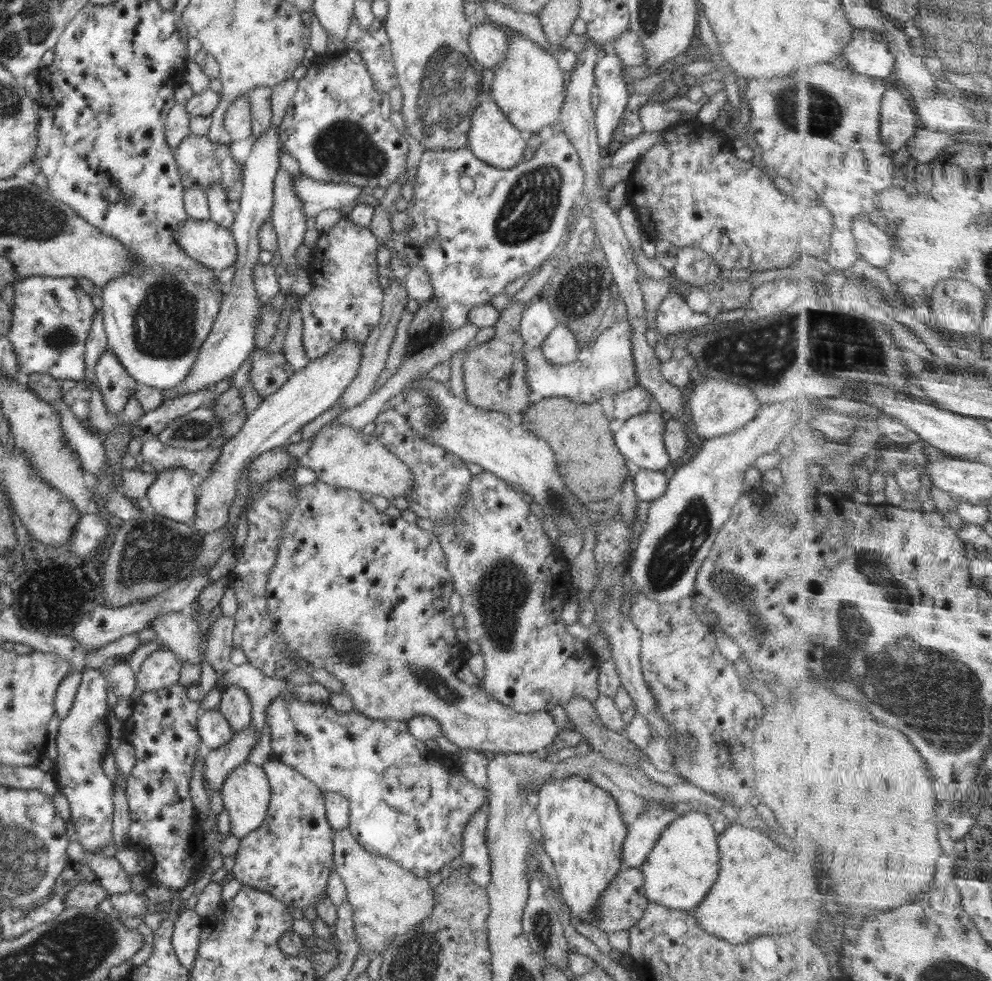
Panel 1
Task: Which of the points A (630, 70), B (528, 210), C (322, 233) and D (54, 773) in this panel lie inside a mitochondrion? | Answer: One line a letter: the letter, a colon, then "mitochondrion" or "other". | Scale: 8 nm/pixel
A: other
B: mitochondrion
C: other
D: other

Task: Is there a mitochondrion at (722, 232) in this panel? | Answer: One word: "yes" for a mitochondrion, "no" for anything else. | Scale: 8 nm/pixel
yes

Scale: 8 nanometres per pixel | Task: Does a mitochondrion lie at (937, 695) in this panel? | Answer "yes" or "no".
yes

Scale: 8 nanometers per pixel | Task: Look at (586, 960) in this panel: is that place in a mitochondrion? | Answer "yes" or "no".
no

